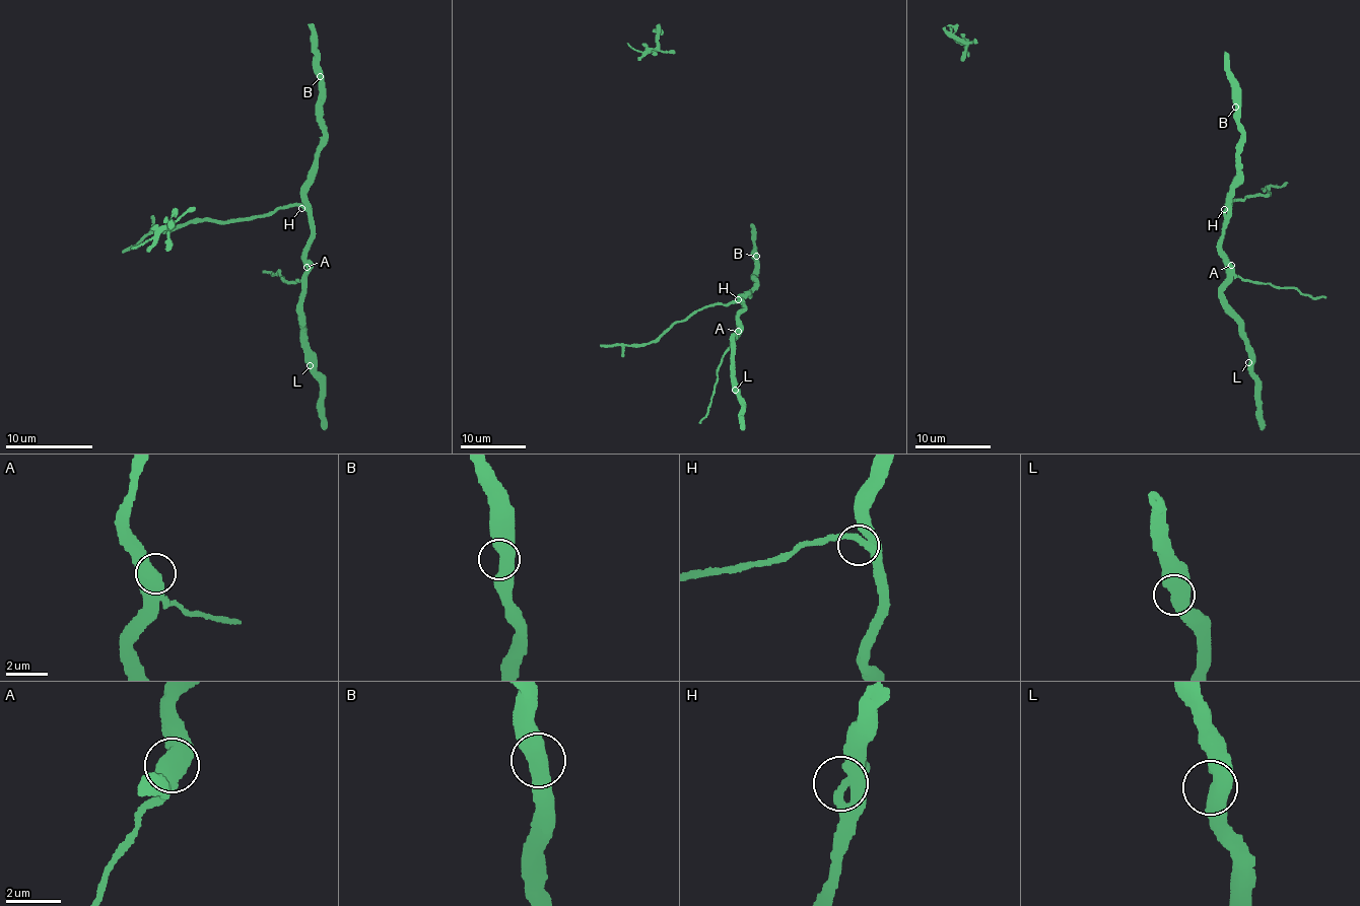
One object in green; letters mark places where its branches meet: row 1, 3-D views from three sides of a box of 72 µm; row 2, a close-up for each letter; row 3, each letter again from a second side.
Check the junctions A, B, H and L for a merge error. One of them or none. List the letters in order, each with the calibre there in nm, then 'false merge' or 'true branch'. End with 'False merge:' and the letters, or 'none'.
A: 600 nm | true branch
B: 600 nm | true branch
H: 340 nm | true branch
L: 600 nm | true branch
False merge: none

